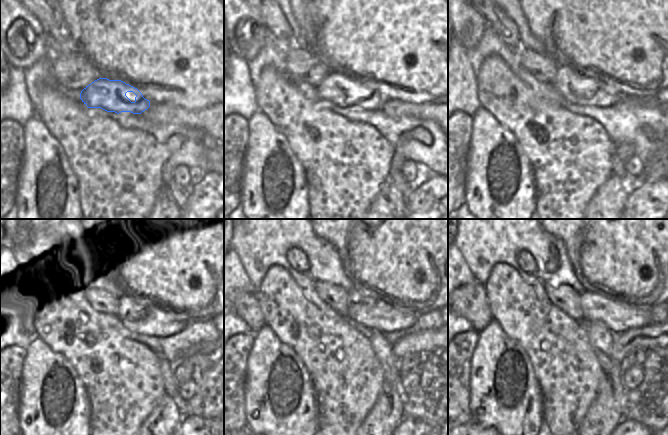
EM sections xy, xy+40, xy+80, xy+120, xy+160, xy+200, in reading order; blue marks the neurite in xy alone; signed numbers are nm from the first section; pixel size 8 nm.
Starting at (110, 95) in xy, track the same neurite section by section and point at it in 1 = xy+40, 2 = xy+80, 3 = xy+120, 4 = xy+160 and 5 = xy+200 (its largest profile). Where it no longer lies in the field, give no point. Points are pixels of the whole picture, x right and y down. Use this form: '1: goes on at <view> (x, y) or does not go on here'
1: goes on at xy+40 (341, 91)
2: goes on at xy+80 (578, 90)
3: goes on at xy+120 (136, 315)
4: goes on at xy+160 (372, 313)
5: goes on at xy+200 (617, 317)

